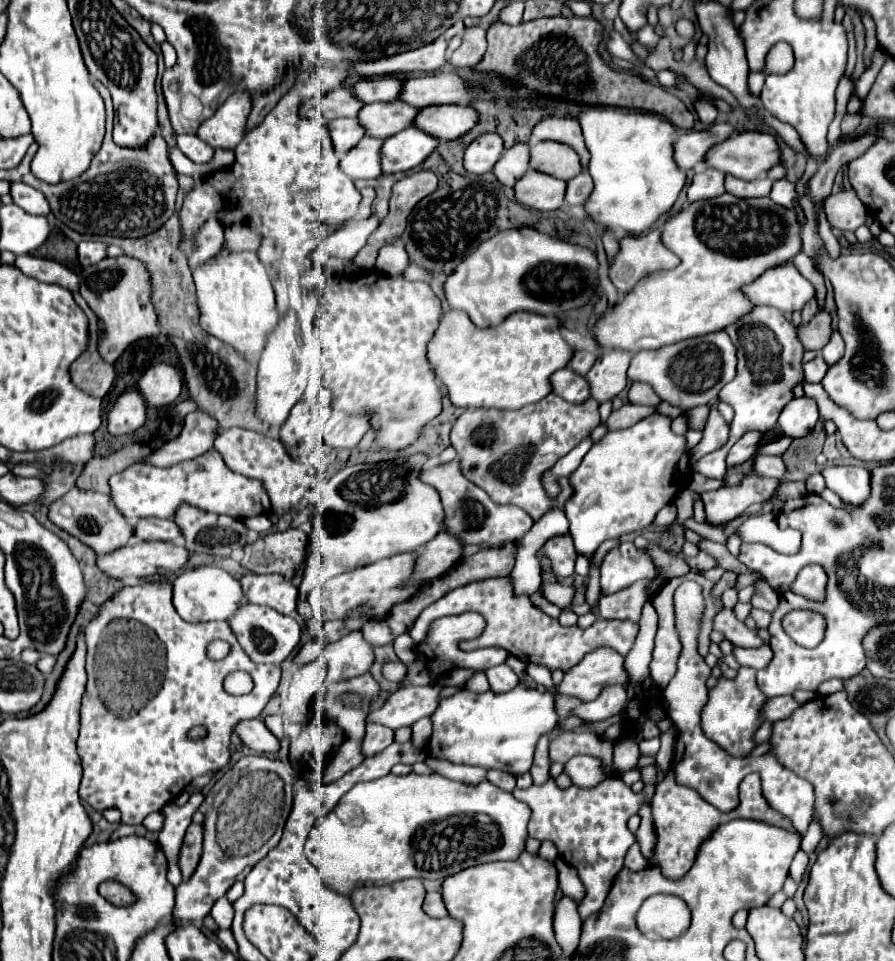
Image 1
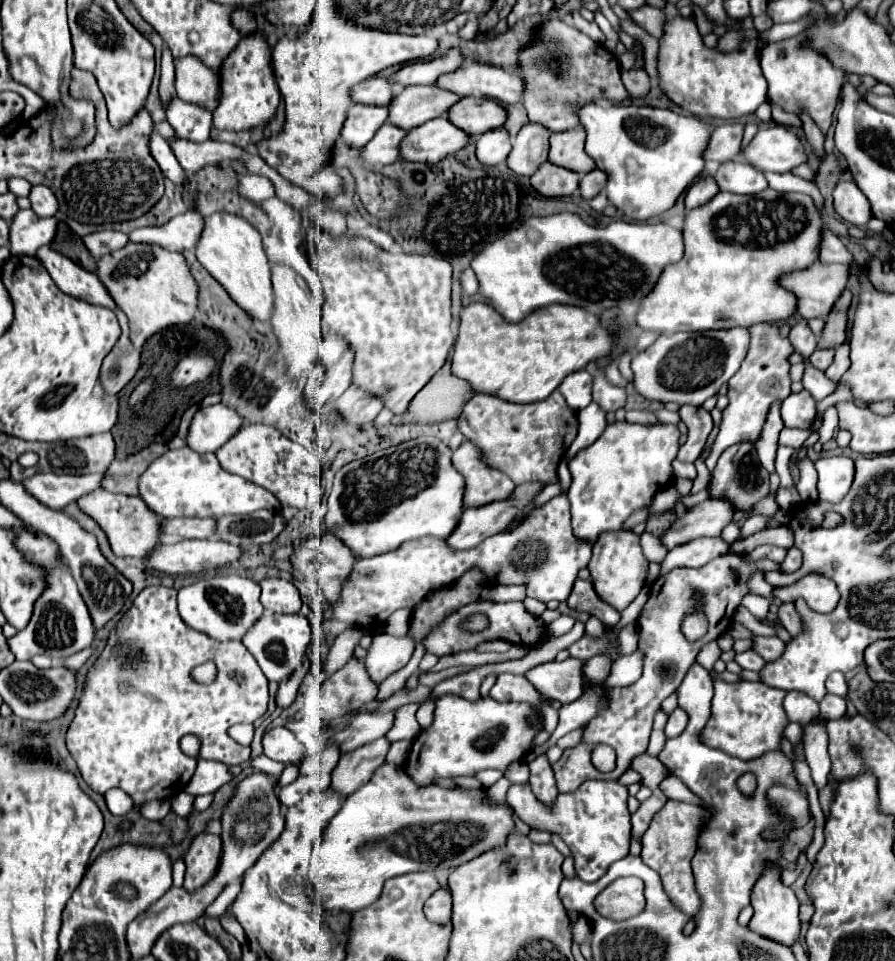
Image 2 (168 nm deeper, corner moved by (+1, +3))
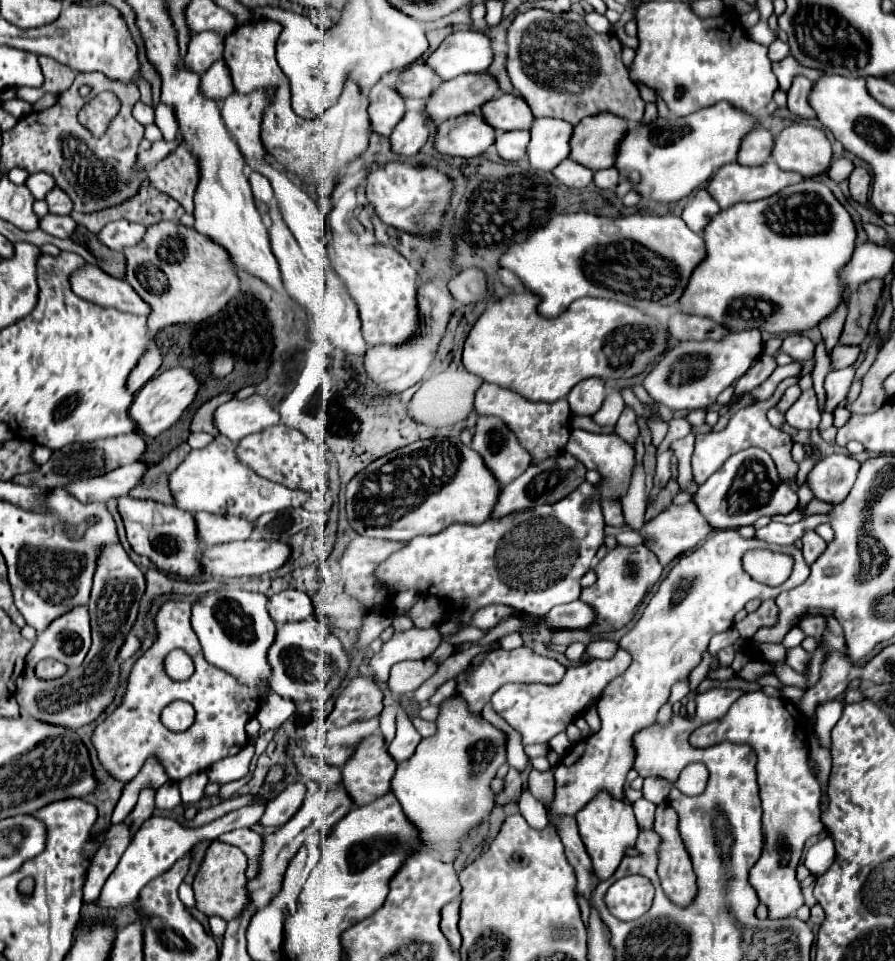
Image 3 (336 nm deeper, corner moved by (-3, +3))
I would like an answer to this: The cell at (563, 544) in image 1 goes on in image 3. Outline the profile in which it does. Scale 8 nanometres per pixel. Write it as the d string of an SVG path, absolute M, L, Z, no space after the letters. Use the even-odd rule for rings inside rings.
M585 481L559 503L541 505L541 509L535 507L531 511L515 511L515 515L507 515L503 519L487 519L481 525L455 523L439 535L415 537L401 551L393 553L387 561L379 565L377 579L383 585L385 595L393 595L403 589L415 589L423 595L435 595L445 603L451 603L451 599L461 600L460 612L454 612L438 626L442 635L455 635L461 629L469 627L473 613L487 605L509 605L521 613L545 615L555 605L579 599L579 579L583 577L583 573L589 571L597 549L603 545L603 527L605 523L599 505L599 489Z

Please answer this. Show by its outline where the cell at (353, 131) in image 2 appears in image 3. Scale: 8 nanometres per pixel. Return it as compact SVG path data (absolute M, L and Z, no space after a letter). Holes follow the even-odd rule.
M377 83L369 91L369 117L371 127L383 137L389 137L399 119L405 115L405 97L399 95L395 87L389 87L385 83Z

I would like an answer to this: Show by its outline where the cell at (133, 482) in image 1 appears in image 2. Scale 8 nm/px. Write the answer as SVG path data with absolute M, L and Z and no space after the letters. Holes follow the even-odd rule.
M177 449L157 457L139 477L139 497L161 519L171 517L219 517L219 515L245 515L259 509L279 511L279 501L263 487L227 473L215 453L199 455L195 451Z

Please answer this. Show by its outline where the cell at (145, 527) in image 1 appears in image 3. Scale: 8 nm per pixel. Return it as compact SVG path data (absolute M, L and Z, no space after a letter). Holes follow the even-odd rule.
M199 511L195 513L195 519L197 519L201 543L211 543L211 545L249 539L249 535L255 529L251 521L235 515L211 515L211 513ZM207 539L213 539L213 541L207 541Z

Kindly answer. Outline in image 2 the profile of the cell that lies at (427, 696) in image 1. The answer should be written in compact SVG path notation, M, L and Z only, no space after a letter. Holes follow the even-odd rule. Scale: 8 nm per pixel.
M361 711L353 717L353 721L339 733L333 735L341 753L357 749L369 741L385 737L387 731L393 727L395 711L389 713L375 713L375 711Z

